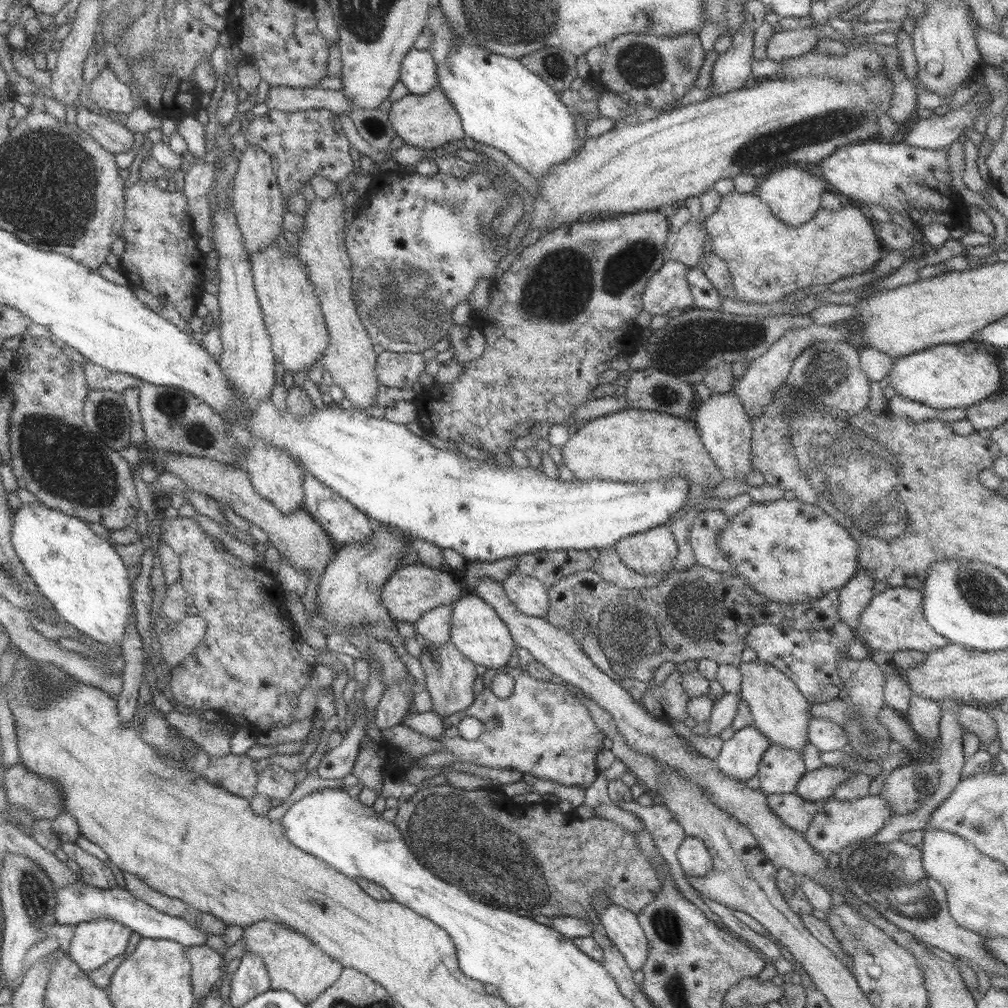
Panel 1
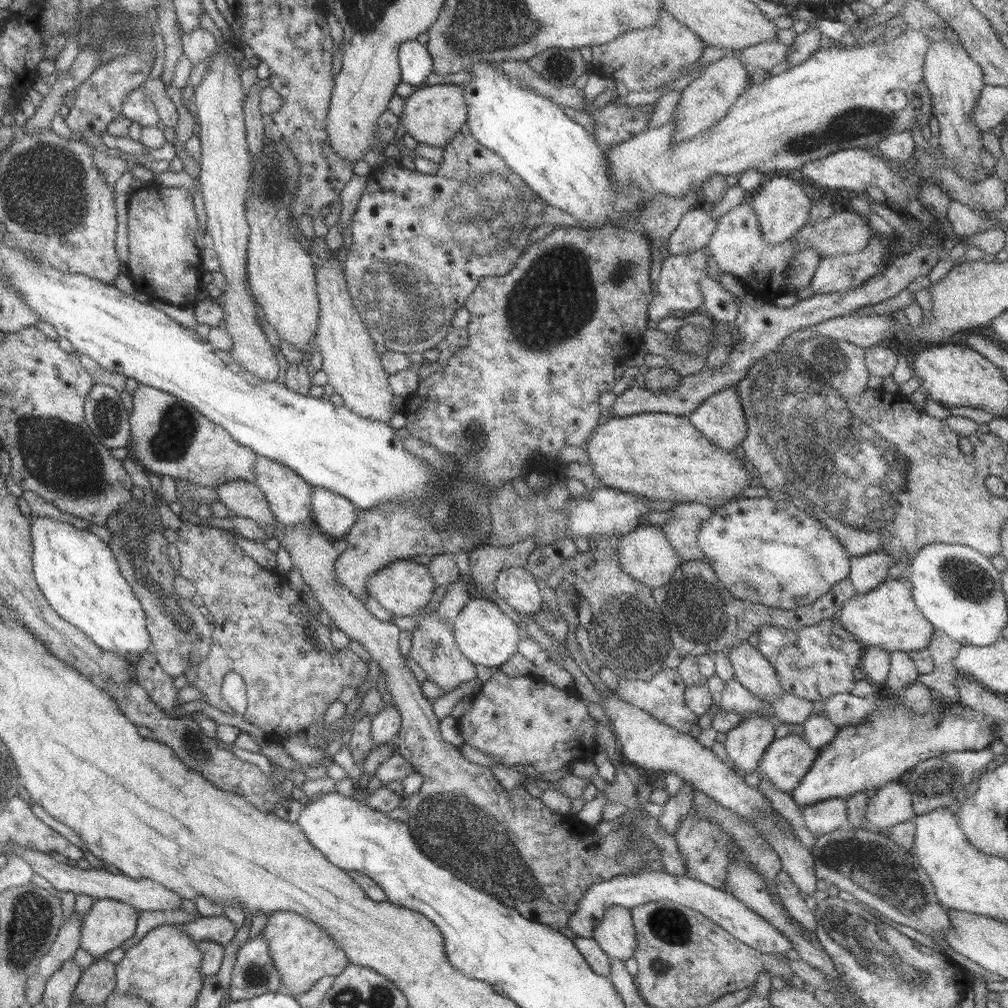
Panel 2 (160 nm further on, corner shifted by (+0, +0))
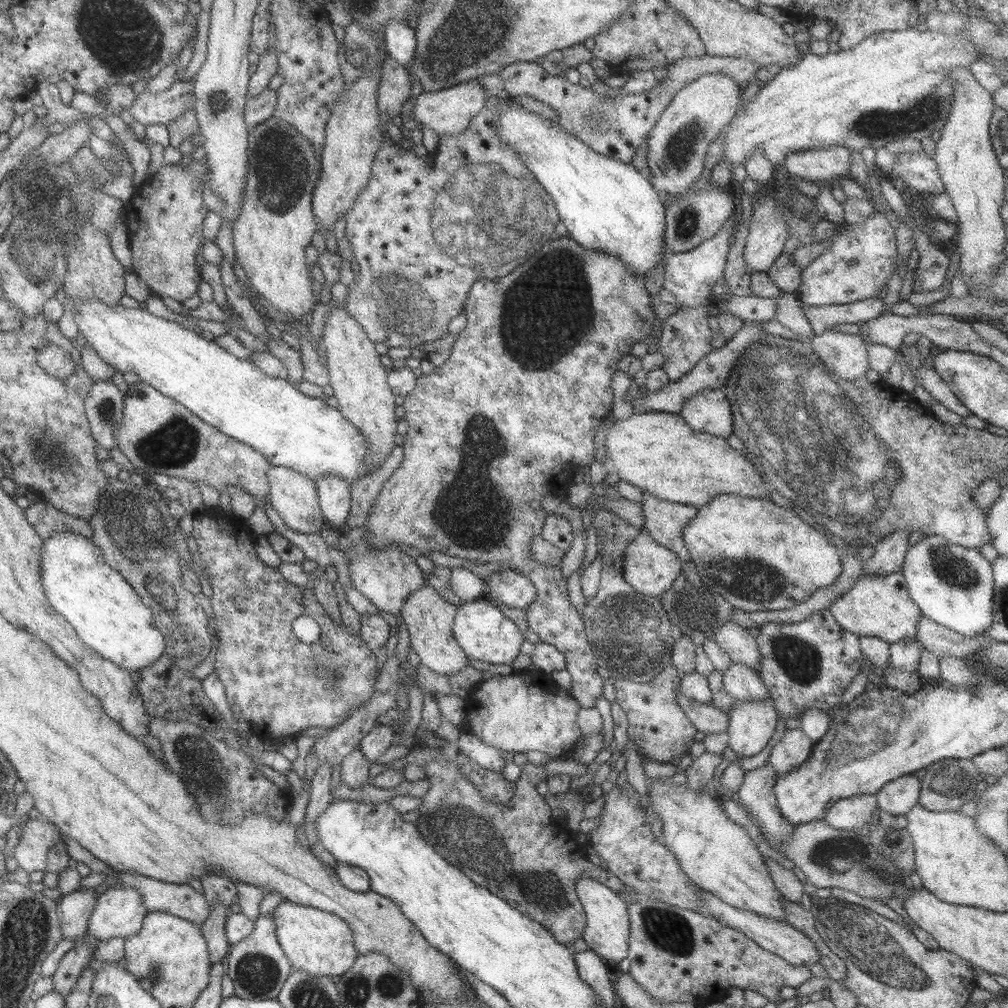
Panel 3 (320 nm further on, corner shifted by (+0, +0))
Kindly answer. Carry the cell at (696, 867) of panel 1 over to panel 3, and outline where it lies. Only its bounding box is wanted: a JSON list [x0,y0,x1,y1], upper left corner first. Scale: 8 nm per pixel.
[648,779,787,923]

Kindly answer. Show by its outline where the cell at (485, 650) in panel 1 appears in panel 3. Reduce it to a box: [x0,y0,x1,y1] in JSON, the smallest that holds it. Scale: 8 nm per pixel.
[453,597,525,664]

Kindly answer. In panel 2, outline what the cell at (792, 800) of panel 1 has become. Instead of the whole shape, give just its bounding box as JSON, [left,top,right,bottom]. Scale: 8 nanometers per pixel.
[800,798,847,837]

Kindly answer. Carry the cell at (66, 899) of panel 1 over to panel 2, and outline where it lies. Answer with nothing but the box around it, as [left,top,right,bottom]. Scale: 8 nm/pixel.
[178,916,236,946]

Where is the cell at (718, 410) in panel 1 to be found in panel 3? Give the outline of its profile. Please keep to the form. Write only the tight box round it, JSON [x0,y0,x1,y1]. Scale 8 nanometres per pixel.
[679,388,734,439]

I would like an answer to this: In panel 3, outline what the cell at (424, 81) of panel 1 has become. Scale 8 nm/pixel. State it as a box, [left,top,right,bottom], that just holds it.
[383,19,417,68]

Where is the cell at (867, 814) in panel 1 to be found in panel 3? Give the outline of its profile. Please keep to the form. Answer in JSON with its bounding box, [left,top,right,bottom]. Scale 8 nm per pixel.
[876,773,920,816]

